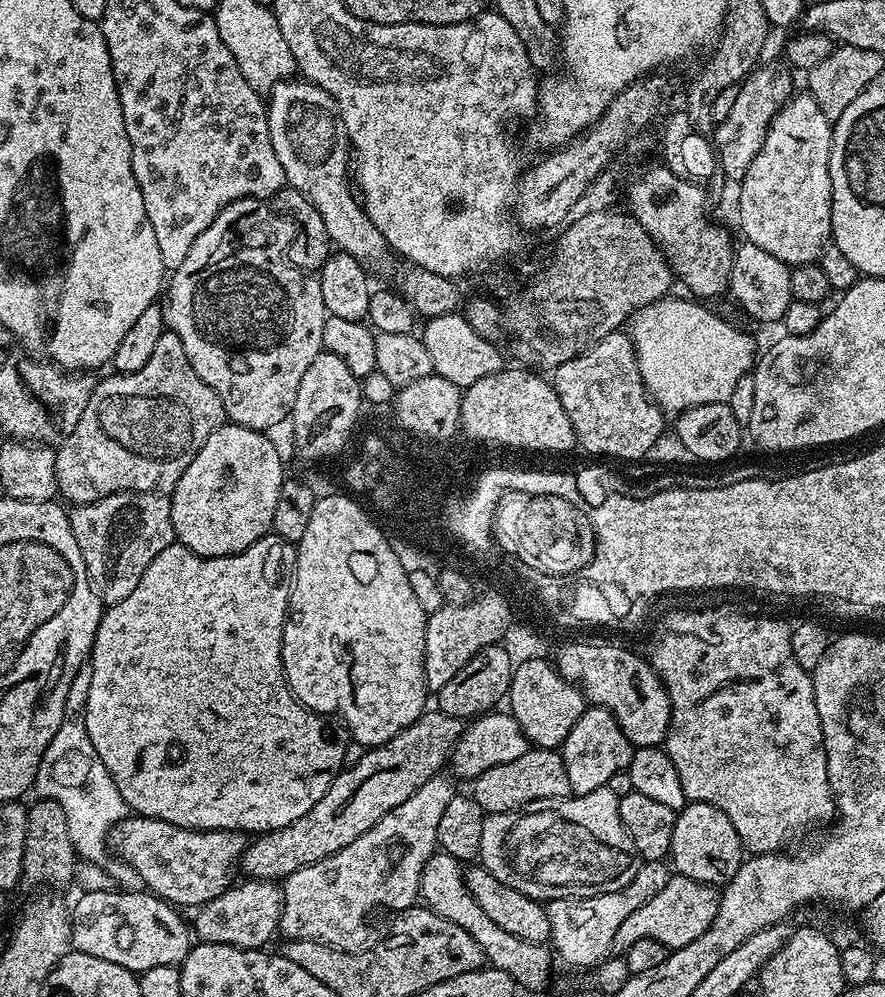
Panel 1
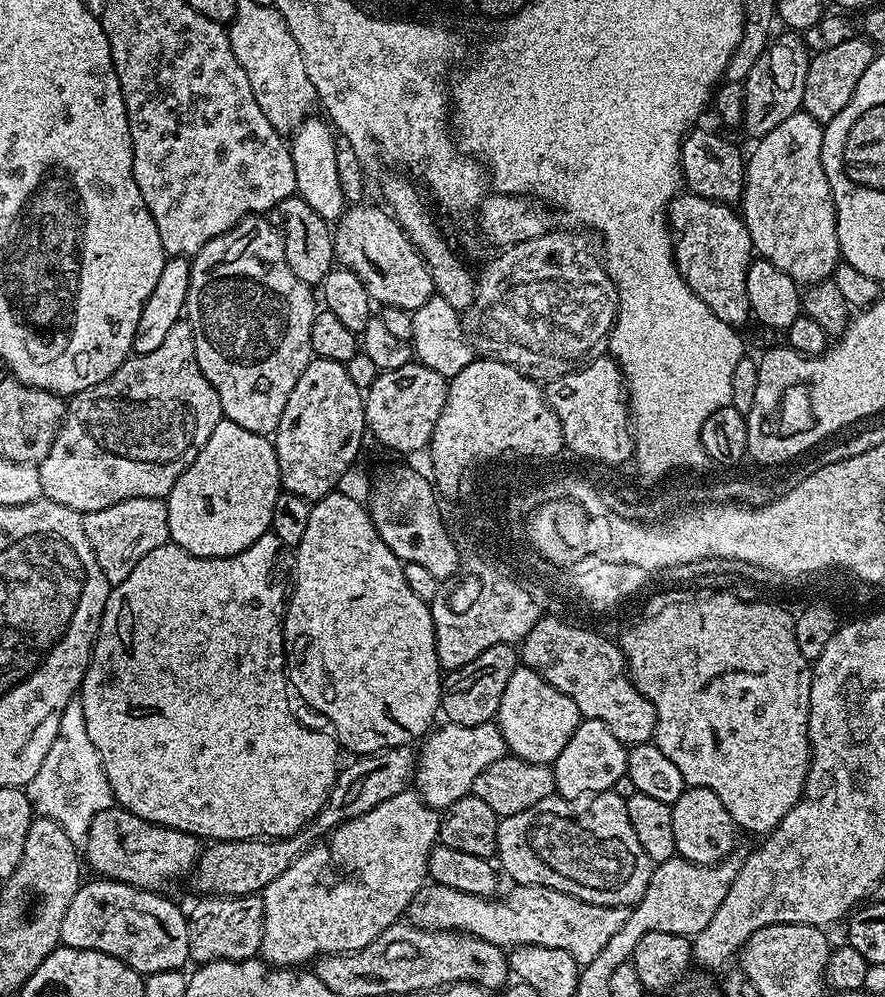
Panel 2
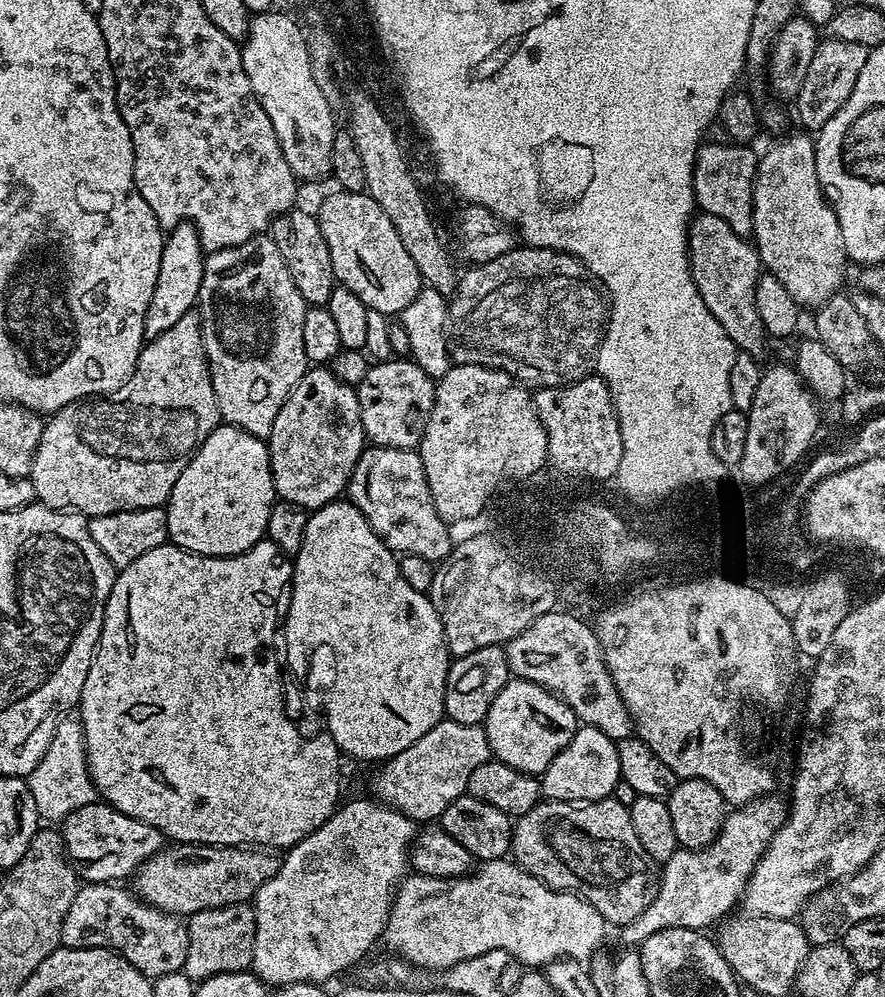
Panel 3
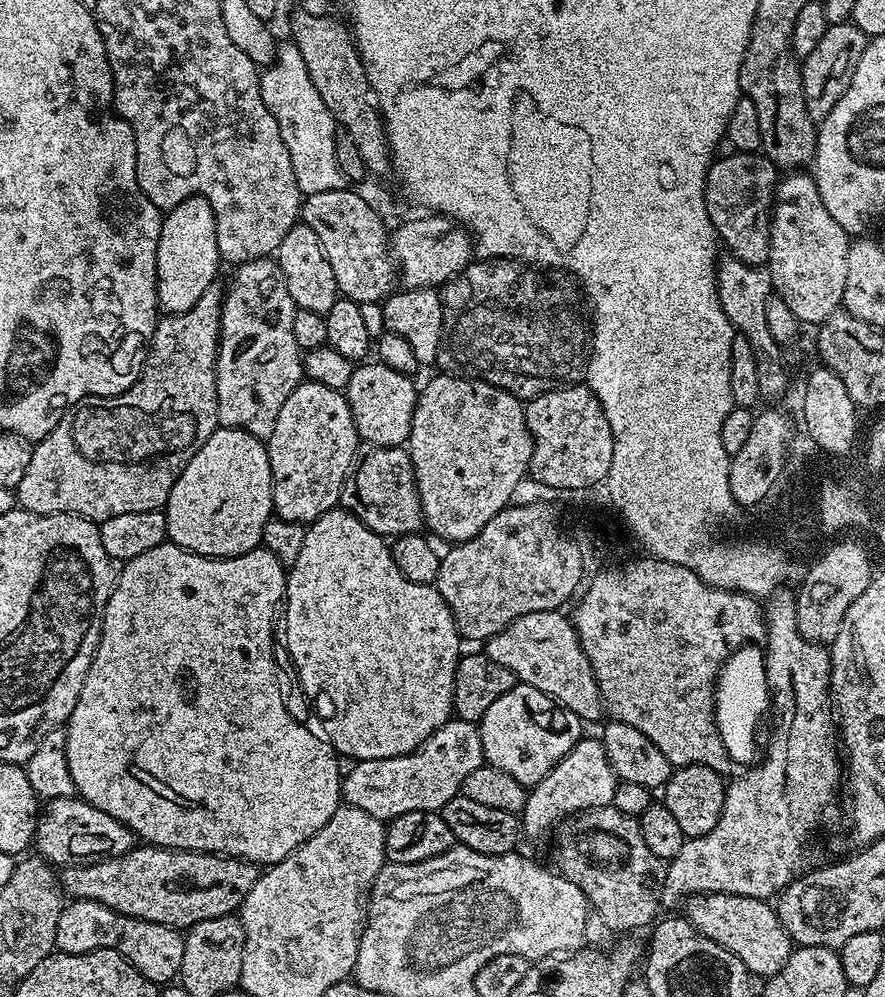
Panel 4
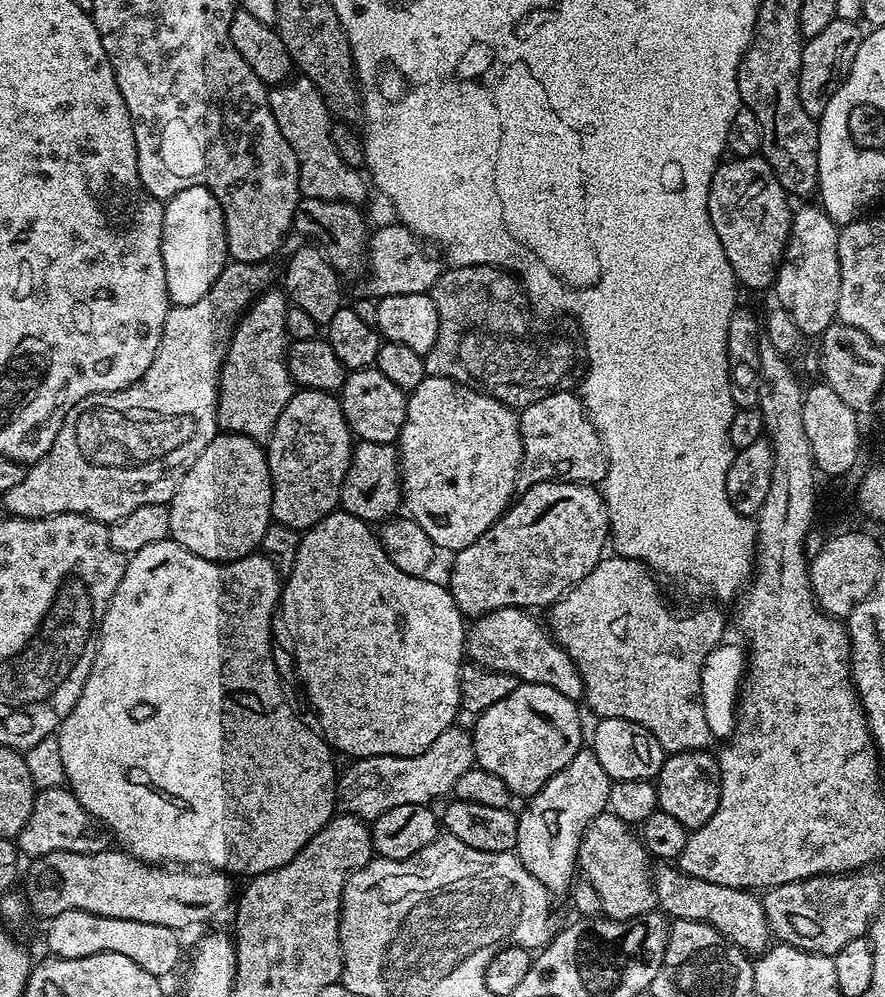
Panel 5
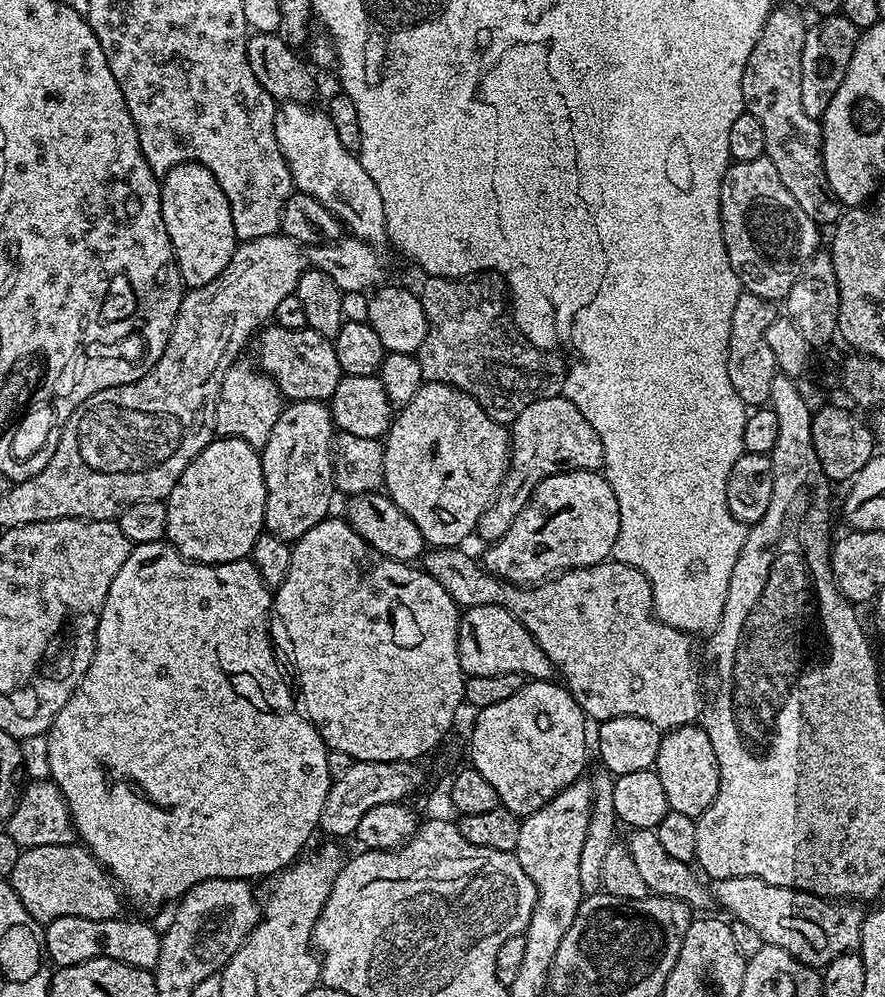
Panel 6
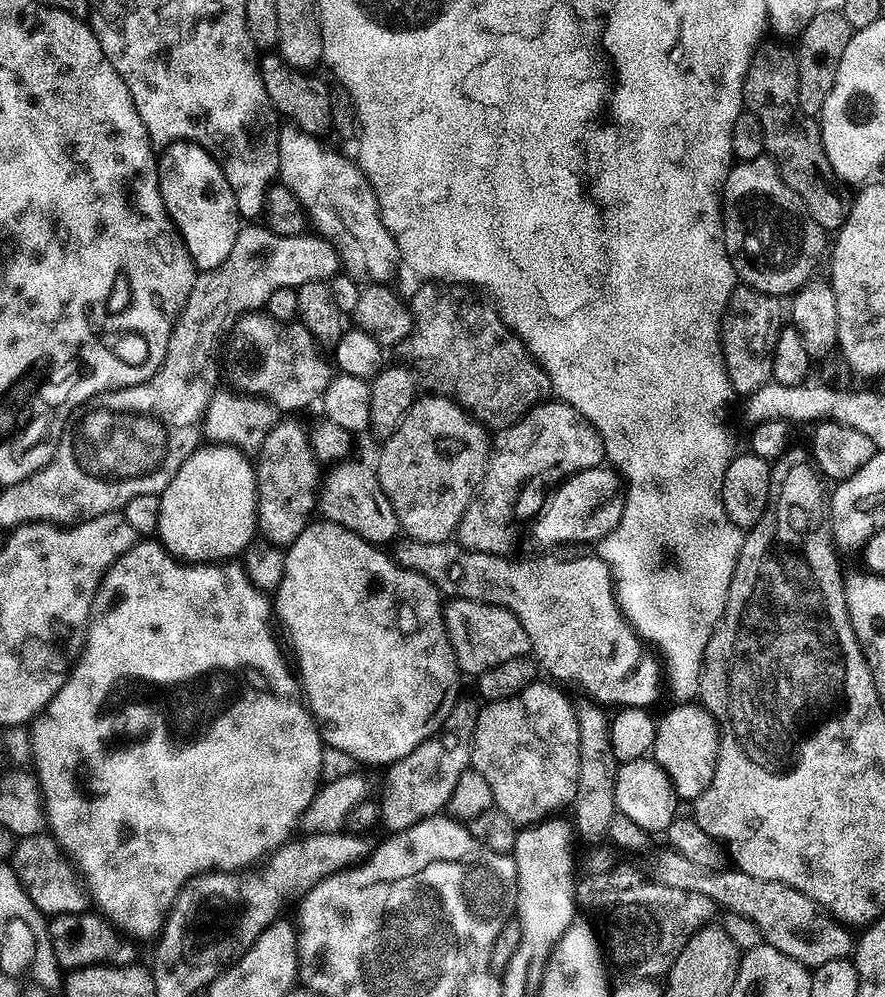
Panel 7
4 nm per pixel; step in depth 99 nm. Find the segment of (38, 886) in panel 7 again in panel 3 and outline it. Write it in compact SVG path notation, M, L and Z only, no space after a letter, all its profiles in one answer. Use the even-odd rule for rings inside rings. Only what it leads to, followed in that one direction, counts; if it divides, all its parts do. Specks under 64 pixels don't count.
M201 844L199 846L168 846L155 852L137 872L131 877L131 891L158 910L168 912L172 916L187 918L198 914L202 910L221 908L231 904L246 904L255 897L258 889L274 874L278 874L281 857L272 850L261 850L256 846L213 846Z

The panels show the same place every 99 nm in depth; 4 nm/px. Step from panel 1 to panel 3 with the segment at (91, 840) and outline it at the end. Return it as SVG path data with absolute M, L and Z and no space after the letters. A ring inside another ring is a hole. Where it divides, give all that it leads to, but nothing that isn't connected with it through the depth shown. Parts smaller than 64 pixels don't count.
M64 714L56 720L54 738L50 738L50 746L46 746L46 754L42 754L38 766L34 766L34 770L26 779L41 821L63 822L79 808L97 803L98 793L88 772L84 727L79 715Z

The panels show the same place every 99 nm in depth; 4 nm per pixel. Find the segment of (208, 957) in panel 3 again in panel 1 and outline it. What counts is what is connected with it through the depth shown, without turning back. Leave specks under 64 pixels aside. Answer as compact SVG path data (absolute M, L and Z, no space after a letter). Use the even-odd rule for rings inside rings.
M251 878L240 882L233 883L232 887L227 888L222 894L218 894L218 898L214 898L210 902L201 904L196 916L196 928L194 924L194 932L196 932L201 941L206 944L225 944L226 946L234 946L235 948L259 948L263 949L264 944L273 935L277 935L280 927L280 915L282 914L282 906L284 905L284 894L279 883L271 880L253 880Z

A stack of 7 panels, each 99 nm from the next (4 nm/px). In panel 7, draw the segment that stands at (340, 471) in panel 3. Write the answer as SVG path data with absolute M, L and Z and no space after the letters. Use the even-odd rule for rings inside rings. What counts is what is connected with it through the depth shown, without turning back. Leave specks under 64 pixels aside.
M296 418L277 419L275 426L266 434L266 442L262 442L258 455L254 460L256 469L256 526L259 535L277 546L292 544L302 530L313 519L318 508L318 481L321 479L321 469L308 441L305 425L300 425Z

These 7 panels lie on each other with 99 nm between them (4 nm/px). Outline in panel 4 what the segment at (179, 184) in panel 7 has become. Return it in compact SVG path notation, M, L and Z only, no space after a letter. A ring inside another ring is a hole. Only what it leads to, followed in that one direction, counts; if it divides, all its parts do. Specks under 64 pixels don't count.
M191 196L178 206L167 209L160 222L158 234L158 250L156 251L156 299L165 313L185 312L206 294L206 290L217 283L216 271L222 268L220 251L218 250L218 234L214 210L205 196Z

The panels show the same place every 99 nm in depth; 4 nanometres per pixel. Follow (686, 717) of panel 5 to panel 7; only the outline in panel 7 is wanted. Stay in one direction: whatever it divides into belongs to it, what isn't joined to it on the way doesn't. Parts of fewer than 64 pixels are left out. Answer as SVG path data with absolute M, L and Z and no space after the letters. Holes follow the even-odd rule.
M407 538L400 541L402 541L401 544L397 546L396 552L394 551L396 563L401 564L406 570L414 570L414 574L422 574L422 578L429 580L445 597L466 598L474 602L493 604L494 606L502 606L506 610L510 610L510 614L514 614L514 618L518 618L522 630L526 630L526 634L530 638L532 643L531 655L534 657L537 665L543 671L545 668L553 676L549 676L553 681L577 680L592 695L589 697L601 706L616 704L615 706L623 706L625 708L648 708L651 705L651 700L656 696L656 672L648 664L640 664L637 668L632 668L636 664L636 659L640 656L642 644L636 633L633 632L632 625L625 619L619 605L616 603L613 574L609 571L608 565L600 559L599 555L576 556L573 560L559 560L556 556L540 556L537 560L512 560L508 556L495 556L489 552L474 552L471 548L465 548L459 542L418 542L417 540L409 540Z

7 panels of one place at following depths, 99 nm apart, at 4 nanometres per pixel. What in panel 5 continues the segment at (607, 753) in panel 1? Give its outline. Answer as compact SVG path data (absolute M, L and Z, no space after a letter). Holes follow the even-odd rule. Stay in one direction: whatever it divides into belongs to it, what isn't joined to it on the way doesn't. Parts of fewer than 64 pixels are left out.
M582 750L527 801L528 809L517 815L514 851L526 870L530 870L550 894L567 893L571 889L572 875L578 872L580 842L589 831L592 819L607 809L613 783L595 754L591 750Z

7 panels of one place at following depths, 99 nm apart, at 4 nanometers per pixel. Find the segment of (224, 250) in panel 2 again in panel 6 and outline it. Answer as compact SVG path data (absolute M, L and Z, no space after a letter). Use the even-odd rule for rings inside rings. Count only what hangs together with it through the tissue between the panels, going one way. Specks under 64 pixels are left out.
M244 358L237 359L236 363L228 367L222 378L220 396L216 400L216 436L238 438L250 447L262 450L286 401L280 395L275 382L265 372L260 371L259 367L249 364Z

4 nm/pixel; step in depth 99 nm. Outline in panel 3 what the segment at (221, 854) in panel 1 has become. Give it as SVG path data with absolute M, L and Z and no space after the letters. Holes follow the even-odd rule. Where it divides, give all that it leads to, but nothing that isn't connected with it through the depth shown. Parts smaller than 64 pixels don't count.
M103 802L87 804L67 816L62 822L62 835L64 851L68 853L77 877L90 884L127 881L166 844L163 832Z

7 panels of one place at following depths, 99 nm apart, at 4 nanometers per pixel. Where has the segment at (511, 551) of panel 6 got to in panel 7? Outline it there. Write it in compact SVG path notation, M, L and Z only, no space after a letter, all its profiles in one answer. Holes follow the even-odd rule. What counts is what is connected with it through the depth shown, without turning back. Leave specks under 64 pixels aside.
M601 466L575 472L557 488L560 489L549 498L544 513L536 520L536 536L542 543L588 544L591 540L592 543L598 542L601 537L616 528L622 476L615 468Z

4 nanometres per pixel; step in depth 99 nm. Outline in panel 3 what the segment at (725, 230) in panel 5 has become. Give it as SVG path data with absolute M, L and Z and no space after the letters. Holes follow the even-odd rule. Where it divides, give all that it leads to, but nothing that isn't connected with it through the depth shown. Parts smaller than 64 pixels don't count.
M704 142L696 149L696 161L692 167L692 185L696 202L701 213L717 215L722 218L734 233L748 238L752 234L752 184L756 181L757 153L752 153L751 147L735 142L724 144L708 144Z

